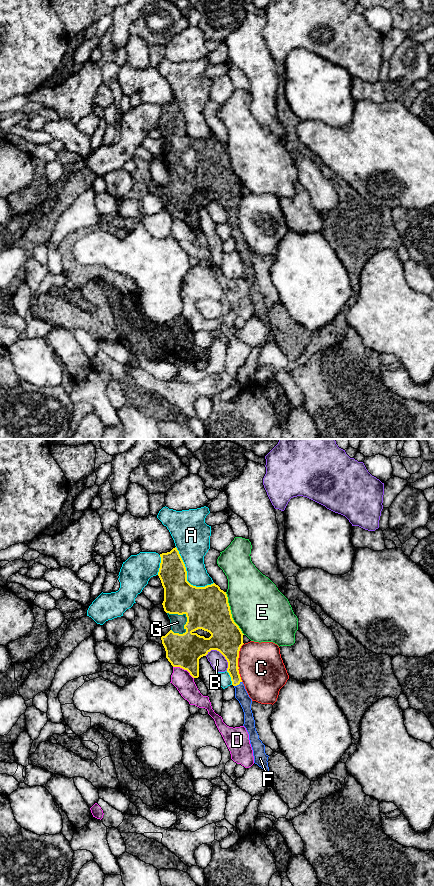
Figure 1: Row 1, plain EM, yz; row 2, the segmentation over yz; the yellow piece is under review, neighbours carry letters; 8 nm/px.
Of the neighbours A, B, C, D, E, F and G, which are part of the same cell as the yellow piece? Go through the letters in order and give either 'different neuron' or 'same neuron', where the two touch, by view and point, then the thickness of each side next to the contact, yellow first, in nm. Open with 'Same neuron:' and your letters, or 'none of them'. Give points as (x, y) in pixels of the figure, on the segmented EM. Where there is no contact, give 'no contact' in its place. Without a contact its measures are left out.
Same neuron: F, G
A: different neuron | yz (186, 577) | 280/240 nm
B: different neuron | yz (222, 654) | 260/120 nm
C: different neuron | yz (237, 662) | 260/360 nm
D: different neuron | yz (184, 669) | 280/160 nm
E: different neuron | yz (230, 613) | 340/440 nm
F: same neuron | yz (237, 684) | 120/100 nm
G: same neuron | yz (186, 615) | 340/120 nm

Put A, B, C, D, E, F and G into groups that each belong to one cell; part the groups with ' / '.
A / B / C / D / E / F G

